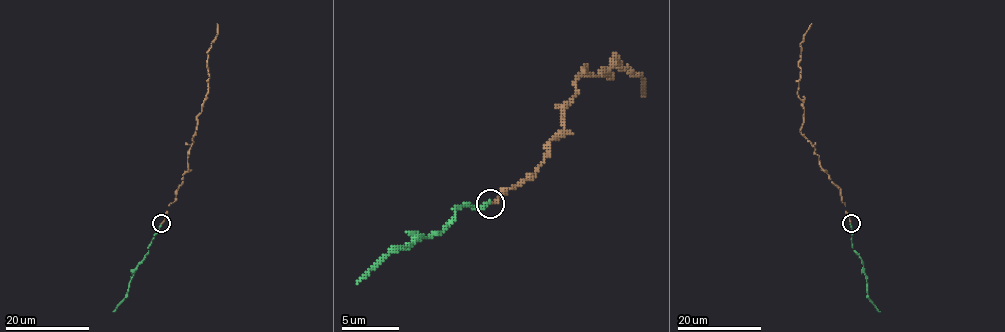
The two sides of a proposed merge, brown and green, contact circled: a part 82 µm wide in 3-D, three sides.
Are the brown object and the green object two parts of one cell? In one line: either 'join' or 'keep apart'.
join

